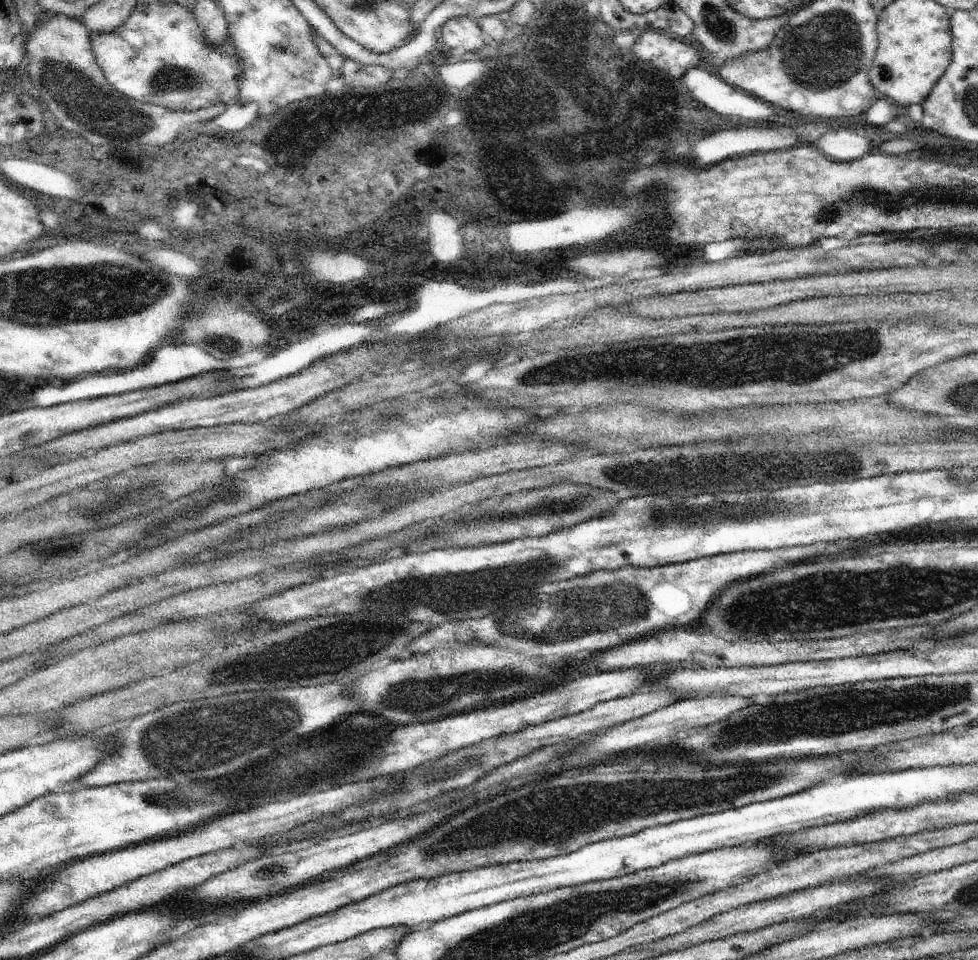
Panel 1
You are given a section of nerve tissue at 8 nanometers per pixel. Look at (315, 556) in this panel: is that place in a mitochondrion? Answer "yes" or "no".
no

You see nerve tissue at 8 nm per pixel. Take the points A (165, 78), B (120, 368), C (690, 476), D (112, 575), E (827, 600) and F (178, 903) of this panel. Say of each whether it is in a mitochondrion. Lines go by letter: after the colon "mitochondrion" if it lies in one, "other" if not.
A: mitochondrion
B: other
C: mitochondrion
D: other
E: mitochondrion
F: other

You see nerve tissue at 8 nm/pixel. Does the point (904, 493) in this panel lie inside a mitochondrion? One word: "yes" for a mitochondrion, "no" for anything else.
yes

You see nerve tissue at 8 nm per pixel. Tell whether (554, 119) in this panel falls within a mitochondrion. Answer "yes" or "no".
yes

